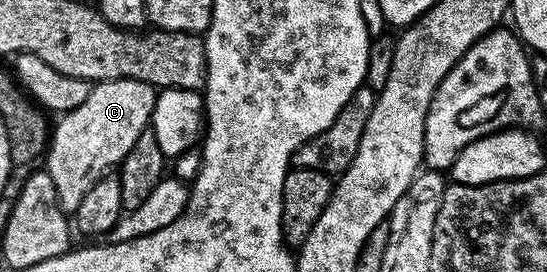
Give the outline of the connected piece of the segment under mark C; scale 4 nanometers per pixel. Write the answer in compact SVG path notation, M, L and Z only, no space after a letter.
M103 80L91 87L88 98L81 106L76 106L76 110L65 113L59 119L62 121L53 129L44 156L44 168L56 186L56 198L63 212L72 214L77 210L84 194L88 194L88 190L92 190L98 180L121 165L128 150L132 150L136 138L140 138L140 134L151 127L155 99L156 89L143 80Z

